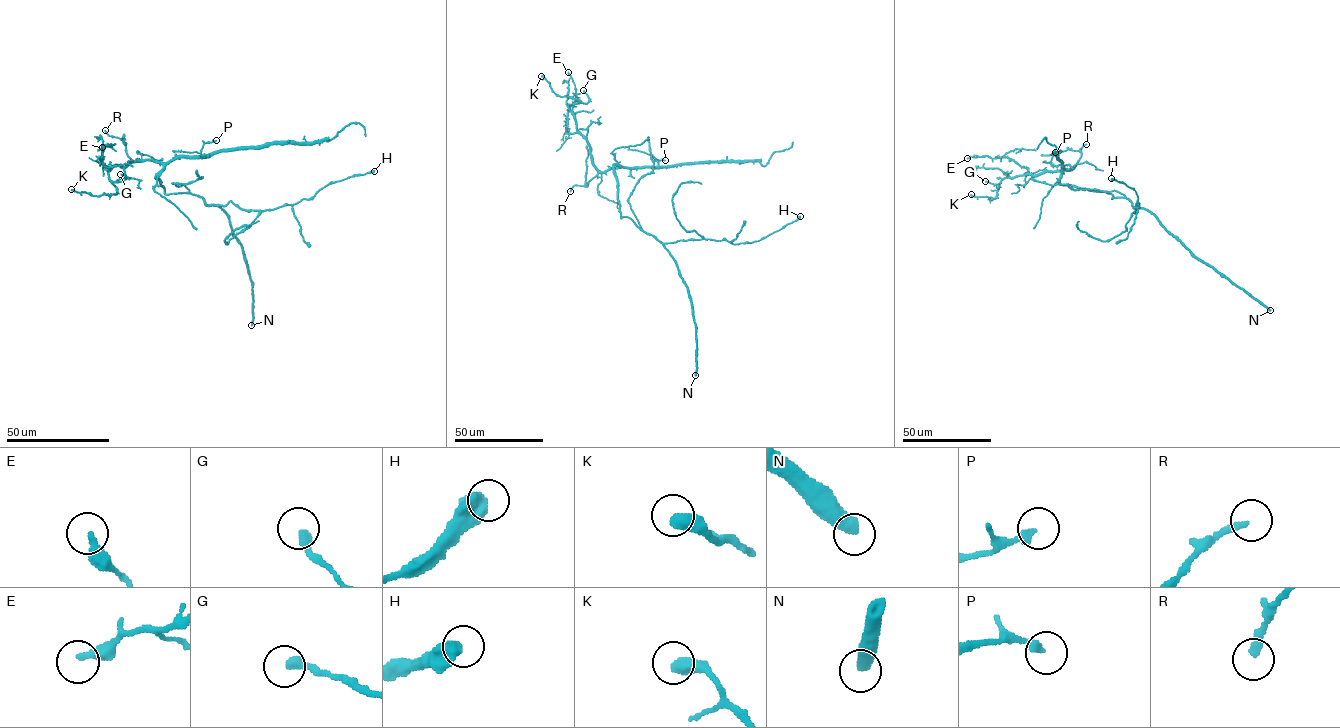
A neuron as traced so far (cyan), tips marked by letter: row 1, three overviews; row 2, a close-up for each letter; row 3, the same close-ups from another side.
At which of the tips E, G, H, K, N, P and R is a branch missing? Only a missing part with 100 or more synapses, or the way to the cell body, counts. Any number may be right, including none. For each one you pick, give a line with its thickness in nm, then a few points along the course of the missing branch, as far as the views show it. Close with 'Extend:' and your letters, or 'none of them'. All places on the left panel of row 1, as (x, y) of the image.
N: Thickness 500 nm
Extend: N

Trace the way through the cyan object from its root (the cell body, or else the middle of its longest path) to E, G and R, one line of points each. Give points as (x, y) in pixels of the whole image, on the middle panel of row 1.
E: (619, 202), (614, 165), (620, 166), (600, 171), (588, 142), (580, 134), (566, 132), (575, 97), (568, 72)
G: (619, 202), (614, 165), (620, 166), (600, 171), (587, 139), (577, 129), (572, 107), (589, 100), (583, 90)
R: (619, 202), (614, 169), (614, 165), (618, 165), (599, 172), (586, 186), (574, 185), (570, 191)

